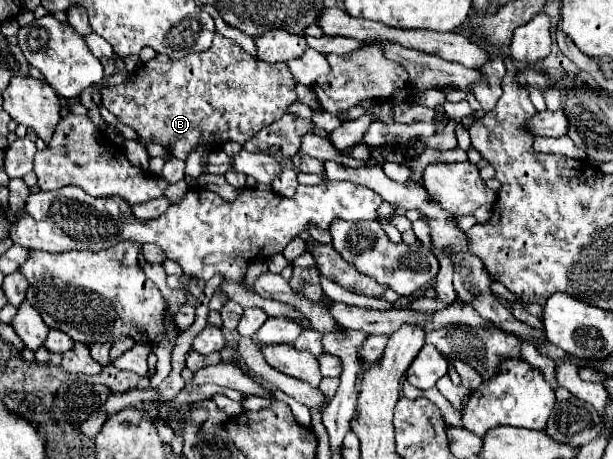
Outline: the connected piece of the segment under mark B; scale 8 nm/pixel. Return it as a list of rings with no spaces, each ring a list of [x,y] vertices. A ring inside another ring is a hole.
[[[216,35],[212,49],[204,53],[190,53],[174,61],[158,55],[156,59],[138,67],[138,77],[132,77],[132,81],[126,85],[104,89],[100,95],[104,107],[116,115],[120,123],[132,127],[144,143],[158,143],[166,147],[176,159],[186,159],[188,153],[202,141],[212,141],[212,145],[220,145],[224,141],[244,143],[262,127],[278,121],[286,113],[286,107],[298,99],[294,79],[286,63],[264,63],[254,59],[232,39],[222,35]]]

